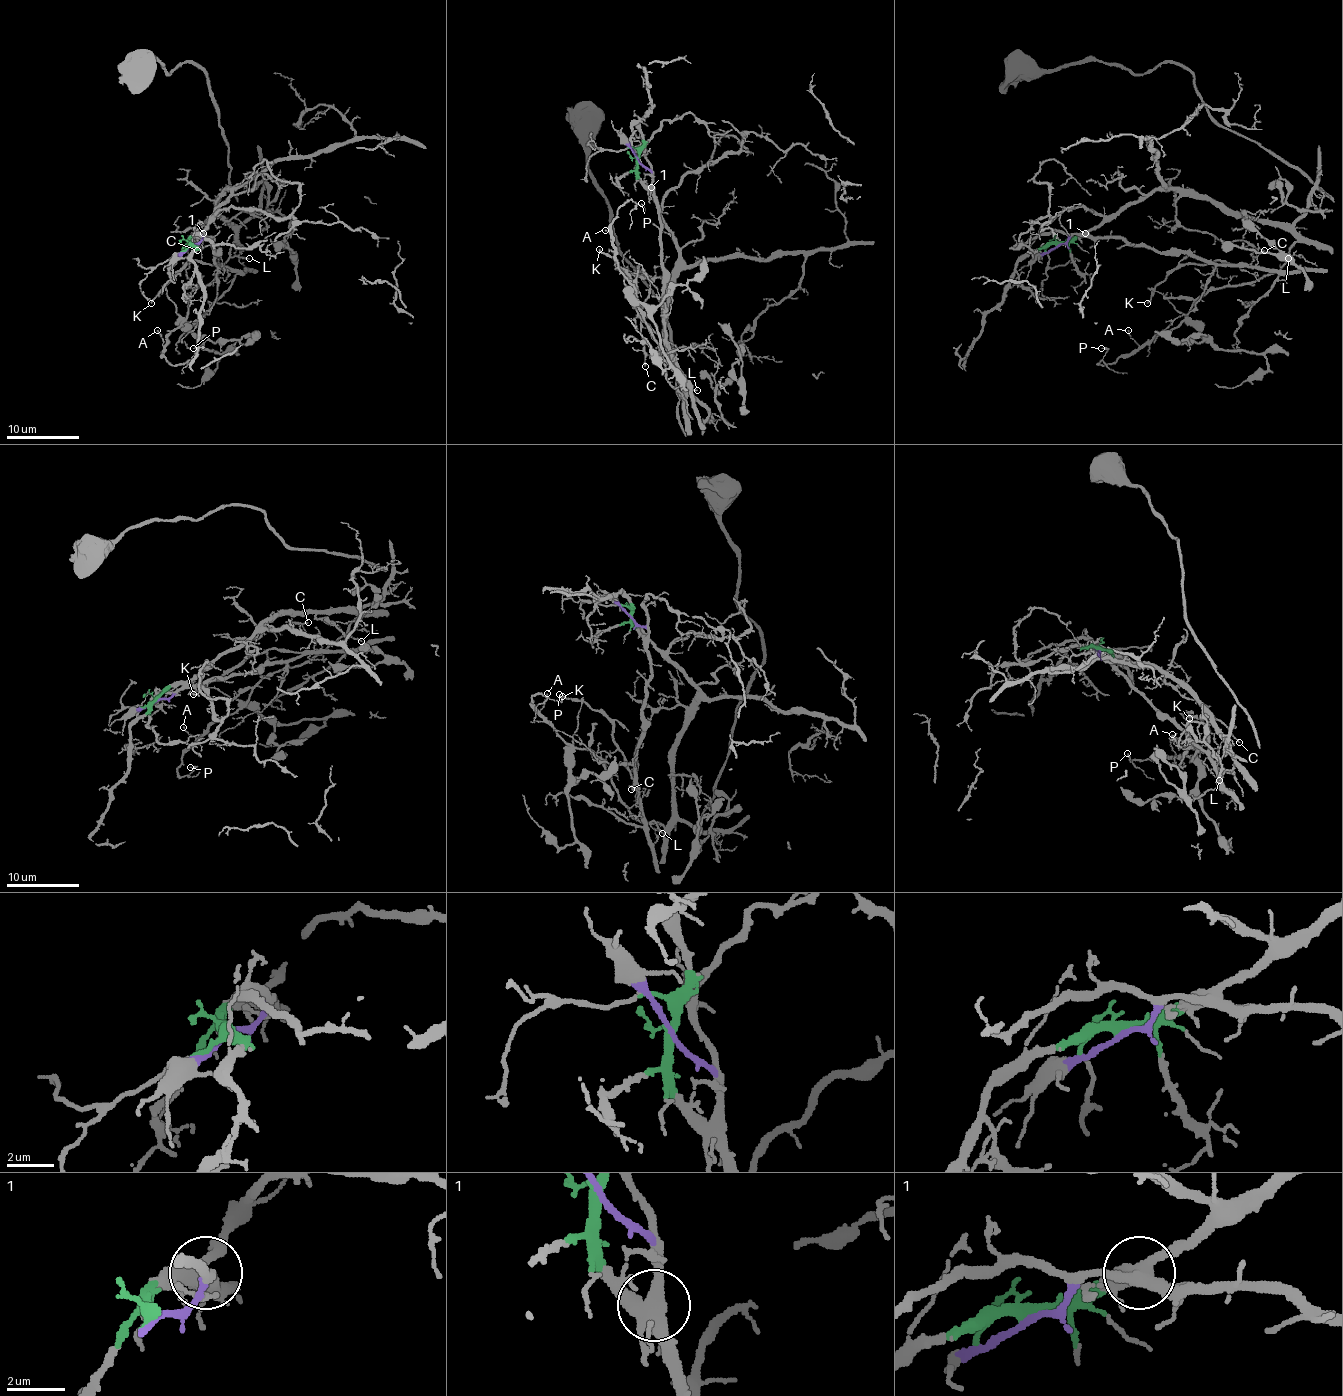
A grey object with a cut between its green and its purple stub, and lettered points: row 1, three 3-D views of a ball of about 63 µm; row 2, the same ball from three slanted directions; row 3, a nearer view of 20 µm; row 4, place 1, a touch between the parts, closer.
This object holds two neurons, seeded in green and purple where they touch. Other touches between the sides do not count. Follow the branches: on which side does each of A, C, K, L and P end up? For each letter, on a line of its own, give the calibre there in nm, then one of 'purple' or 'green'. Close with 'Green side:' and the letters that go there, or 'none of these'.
A: 100 nm | green
C: 110 nm | green
K: 170 nm | purple
L: 140 nm | green
P: 140 nm | green
Green side: A, C, L, P

